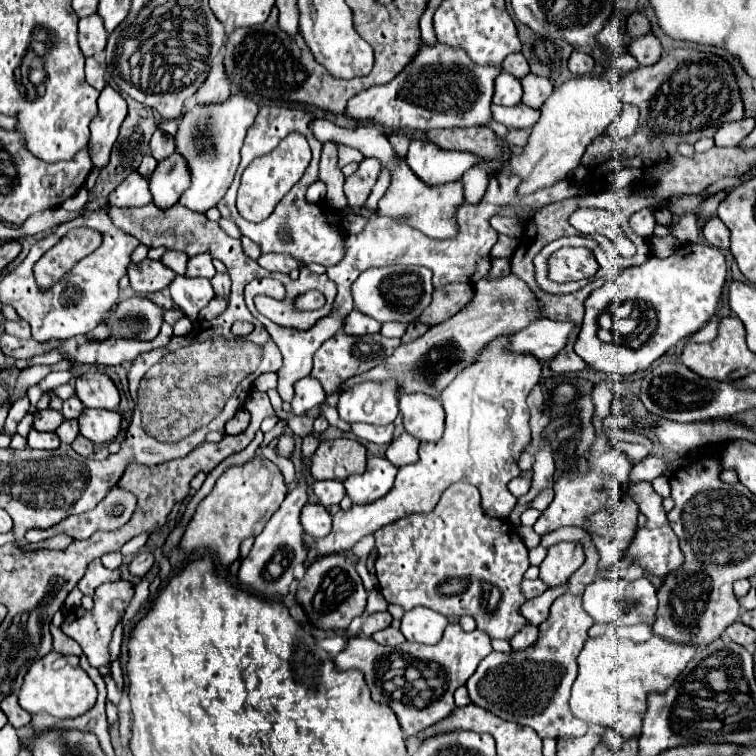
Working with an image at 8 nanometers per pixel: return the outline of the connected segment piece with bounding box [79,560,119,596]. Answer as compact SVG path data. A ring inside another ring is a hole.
M93 560L87 566L85 576L79 580L79 590L85 596L93 596L95 588L99 588L105 582L115 582L115 580L119 580L119 570L109 570L101 564L101 560Z

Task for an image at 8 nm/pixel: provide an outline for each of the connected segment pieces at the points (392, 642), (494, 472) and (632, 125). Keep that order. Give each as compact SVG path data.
M389 626L389 628L381 630L381 632L375 632L373 640L377 640L379 644L389 644L389 646L397 646L397 644L405 642L403 634L397 628L393 628L393 626Z
M513 332L491 340L483 354L479 354L479 358L457 374L441 392L441 404L447 412L443 438L437 442L423 442L419 446L419 462L401 466L393 488L383 498L365 506L353 504L347 512L339 510L333 516L331 532L325 538L315 540L315 550L305 542L309 556L311 552L315 556L327 556L351 550L363 536L373 534L379 526L399 520L403 514L433 510L439 494L455 482L469 482L479 488L487 516L499 520L509 518L517 500L507 490L507 482L521 474L517 460L523 448L531 442L527 396L541 378L539 358L509 350L511 336Z
M625 104L619 118L607 128L607 134L613 138L619 138L619 140L631 136L637 130L637 118L639 118L637 108L631 104Z

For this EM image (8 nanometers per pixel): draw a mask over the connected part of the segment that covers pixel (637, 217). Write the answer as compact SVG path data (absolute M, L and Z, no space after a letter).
M643 208L639 212L635 212L631 218L629 218L629 226L631 230L641 236L641 238L651 238L653 236L653 230L655 230L655 218L653 218L653 212L651 208Z

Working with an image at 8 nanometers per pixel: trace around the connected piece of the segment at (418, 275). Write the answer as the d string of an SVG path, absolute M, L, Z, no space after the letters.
M379 266L369 268L359 274L359 278L351 284L351 296L355 302L355 310L375 318L377 322L415 322L421 312L429 306L433 294L431 272L423 266Z

